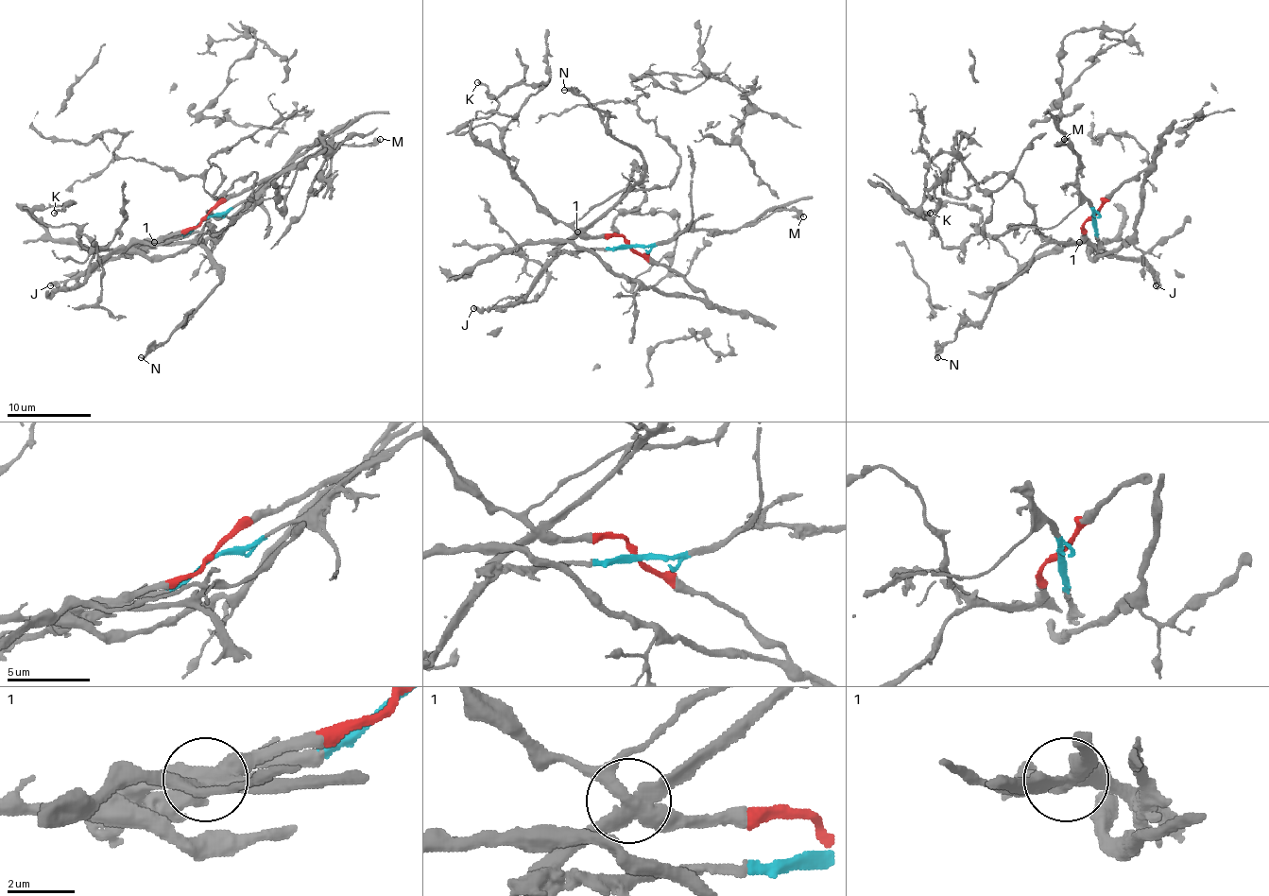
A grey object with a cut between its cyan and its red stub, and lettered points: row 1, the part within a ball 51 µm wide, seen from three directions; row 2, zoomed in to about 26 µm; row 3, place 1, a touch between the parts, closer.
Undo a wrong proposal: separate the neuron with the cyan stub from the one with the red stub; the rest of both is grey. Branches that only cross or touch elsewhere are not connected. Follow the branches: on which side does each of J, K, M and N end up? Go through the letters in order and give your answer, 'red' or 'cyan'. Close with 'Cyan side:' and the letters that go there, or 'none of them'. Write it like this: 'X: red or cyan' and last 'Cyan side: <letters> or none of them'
J: cyan
K: red
M: cyan
N: cyan
Cyan side: J, M, N

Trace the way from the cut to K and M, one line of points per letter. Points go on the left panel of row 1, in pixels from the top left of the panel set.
K: (205, 217), (90, 264), (94, 255), (81, 245), (78, 230), (47, 226), (32, 213), (75, 202), (54, 213)
M: (205, 217), (224, 215), (246, 200), (253, 200), (279, 175), (311, 156), (342, 146), (374, 146), (380, 139)

